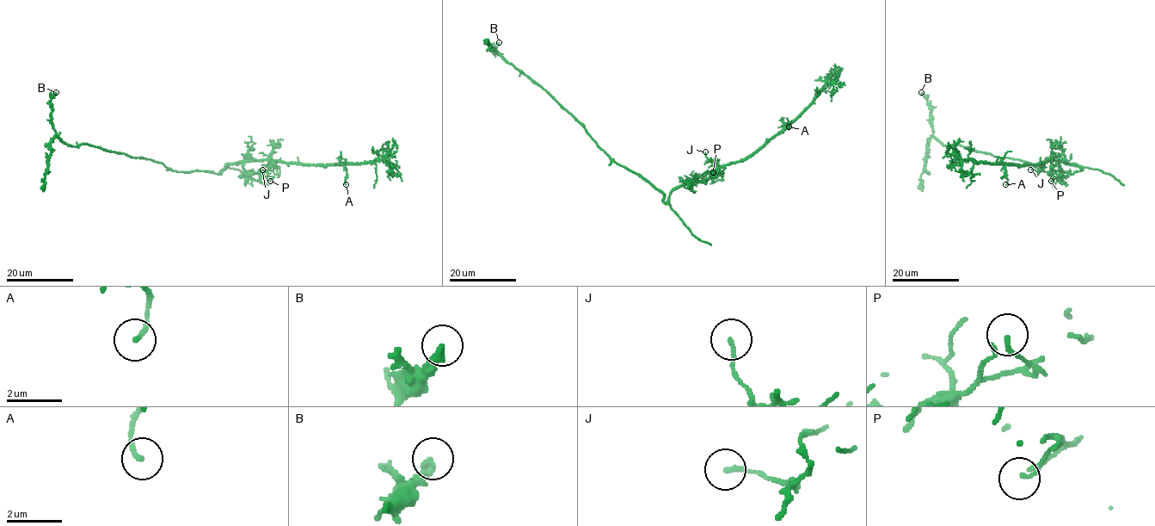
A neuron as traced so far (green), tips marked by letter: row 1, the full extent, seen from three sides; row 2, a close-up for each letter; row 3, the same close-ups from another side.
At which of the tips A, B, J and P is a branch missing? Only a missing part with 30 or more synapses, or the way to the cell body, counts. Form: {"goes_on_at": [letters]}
{"goes_on_at": []}

